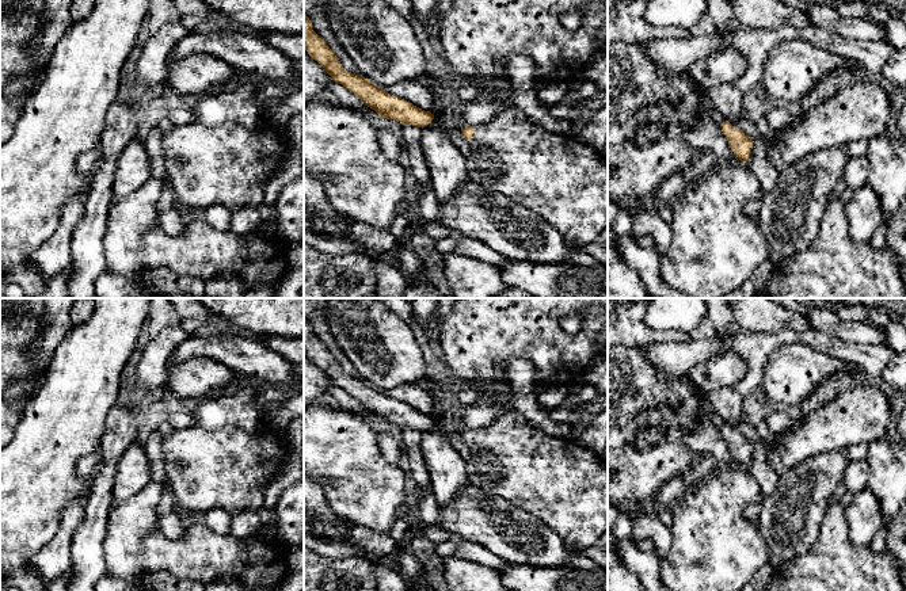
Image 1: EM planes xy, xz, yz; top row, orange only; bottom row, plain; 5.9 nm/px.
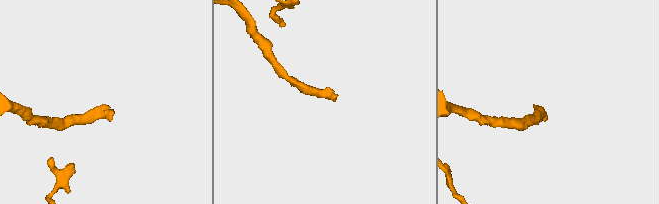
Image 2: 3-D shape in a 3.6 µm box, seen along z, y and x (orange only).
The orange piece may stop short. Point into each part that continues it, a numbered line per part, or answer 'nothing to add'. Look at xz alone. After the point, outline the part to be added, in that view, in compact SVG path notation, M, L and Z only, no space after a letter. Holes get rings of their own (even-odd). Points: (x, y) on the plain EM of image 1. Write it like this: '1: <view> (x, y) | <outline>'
1: xz (559, 481) | M510 409L490 426L475 430L468 447L467 476L472 487L525 510L567 545L585 549L608 529L608 464L576 439L548 435Z

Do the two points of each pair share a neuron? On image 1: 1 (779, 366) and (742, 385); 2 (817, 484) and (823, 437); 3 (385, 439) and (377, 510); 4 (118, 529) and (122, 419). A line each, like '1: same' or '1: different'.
1: different
2: different
3: different
4: different

